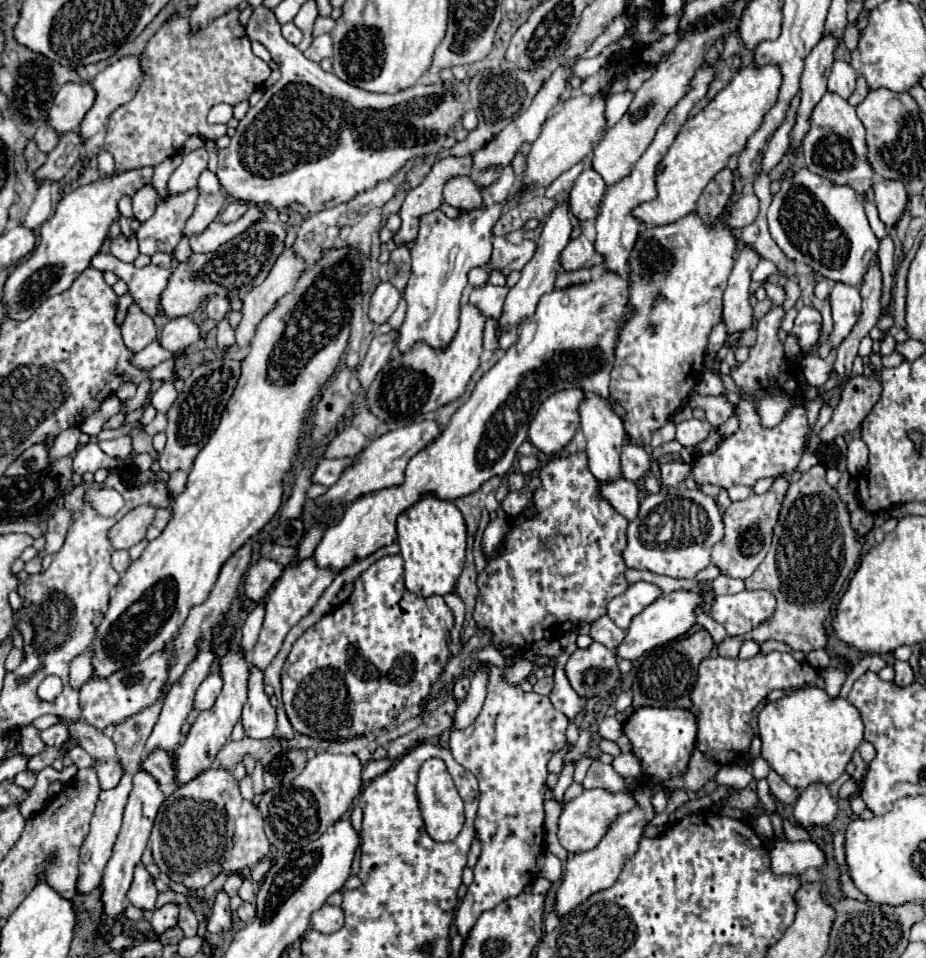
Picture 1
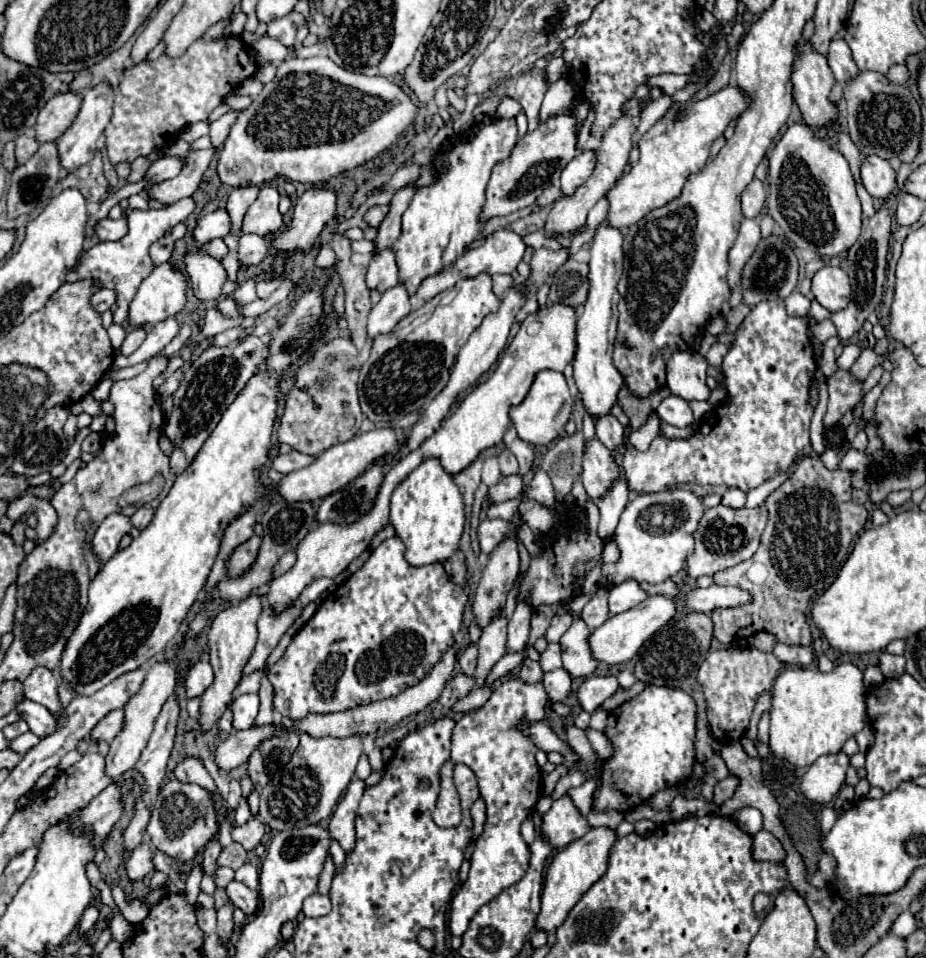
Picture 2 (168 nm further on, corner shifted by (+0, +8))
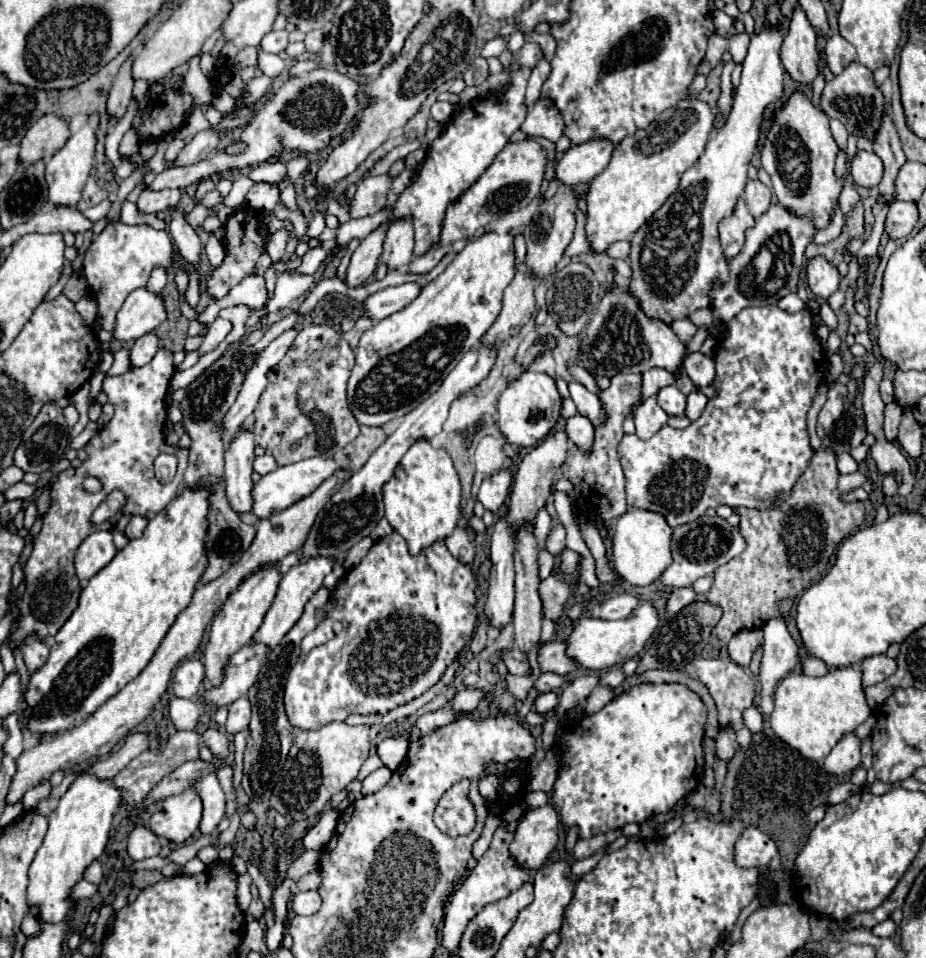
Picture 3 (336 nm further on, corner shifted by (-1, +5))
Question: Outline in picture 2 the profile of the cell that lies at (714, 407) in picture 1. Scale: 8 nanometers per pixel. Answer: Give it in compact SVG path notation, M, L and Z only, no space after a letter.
M675 351L667 359L667 387L687 401L707 401L711 389L705 385L707 361L695 351Z

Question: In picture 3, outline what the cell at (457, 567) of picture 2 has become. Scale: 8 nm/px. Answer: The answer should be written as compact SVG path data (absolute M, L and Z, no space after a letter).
M458 526L456 534L452 534L452 538L446 538L446 546L448 546L450 554L454 558L458 558L462 564L472 564L472 560L474 560L474 544L470 542L466 528Z

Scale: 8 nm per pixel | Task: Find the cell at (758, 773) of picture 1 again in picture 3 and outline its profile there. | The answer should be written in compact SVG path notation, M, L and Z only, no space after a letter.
M770 620L764 628L764 656L760 666L760 712L770 716L774 710L774 688L784 674L800 664L800 648L782 620Z

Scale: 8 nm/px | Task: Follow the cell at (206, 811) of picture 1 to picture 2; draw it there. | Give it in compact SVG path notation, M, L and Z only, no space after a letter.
M173 779L157 795L155 807L151 811L151 819L147 823L147 833L159 851L167 853L175 861L193 863L197 855L203 851L203 847L217 833L219 821L225 815L229 815L229 809L223 807L221 815L217 815L217 809L213 807L213 801L203 787L195 783L181 783Z

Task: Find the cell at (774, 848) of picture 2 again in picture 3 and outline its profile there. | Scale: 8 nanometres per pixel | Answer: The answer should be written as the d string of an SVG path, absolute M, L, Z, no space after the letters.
M748 826L736 842L736 864L742 868L766 868L778 856L778 848L770 836L756 826Z

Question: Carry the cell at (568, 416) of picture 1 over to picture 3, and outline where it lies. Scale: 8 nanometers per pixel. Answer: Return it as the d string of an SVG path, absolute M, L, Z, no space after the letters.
M526 370L516 380L512 380L498 398L498 424L502 434L510 444L532 448L554 428L562 412L562 396L556 382L548 374Z

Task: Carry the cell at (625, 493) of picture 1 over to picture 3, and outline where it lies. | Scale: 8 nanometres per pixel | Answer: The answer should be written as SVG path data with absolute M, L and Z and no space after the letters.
M580 414L570 418L568 424L566 424L566 434L580 448L580 452L588 454L592 450L592 444L594 444L594 426L588 422L588 418L584 418Z

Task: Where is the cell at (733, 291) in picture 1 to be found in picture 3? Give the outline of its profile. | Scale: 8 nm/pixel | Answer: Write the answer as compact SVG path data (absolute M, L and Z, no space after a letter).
M740 200L736 214L732 214L732 218L726 218L724 222L720 222L720 242L722 242L726 258L736 258L740 254L744 240L746 240L746 230L750 230L754 224L756 222L750 216L750 212L746 210L746 204Z

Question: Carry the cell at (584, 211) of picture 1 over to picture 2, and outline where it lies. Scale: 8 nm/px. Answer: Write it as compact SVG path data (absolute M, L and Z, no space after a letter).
M581 151L575 155L575 159L571 159L571 163L567 163L567 167L561 173L561 191L565 195L571 195L577 185L585 183L597 163L597 153L595 151Z

